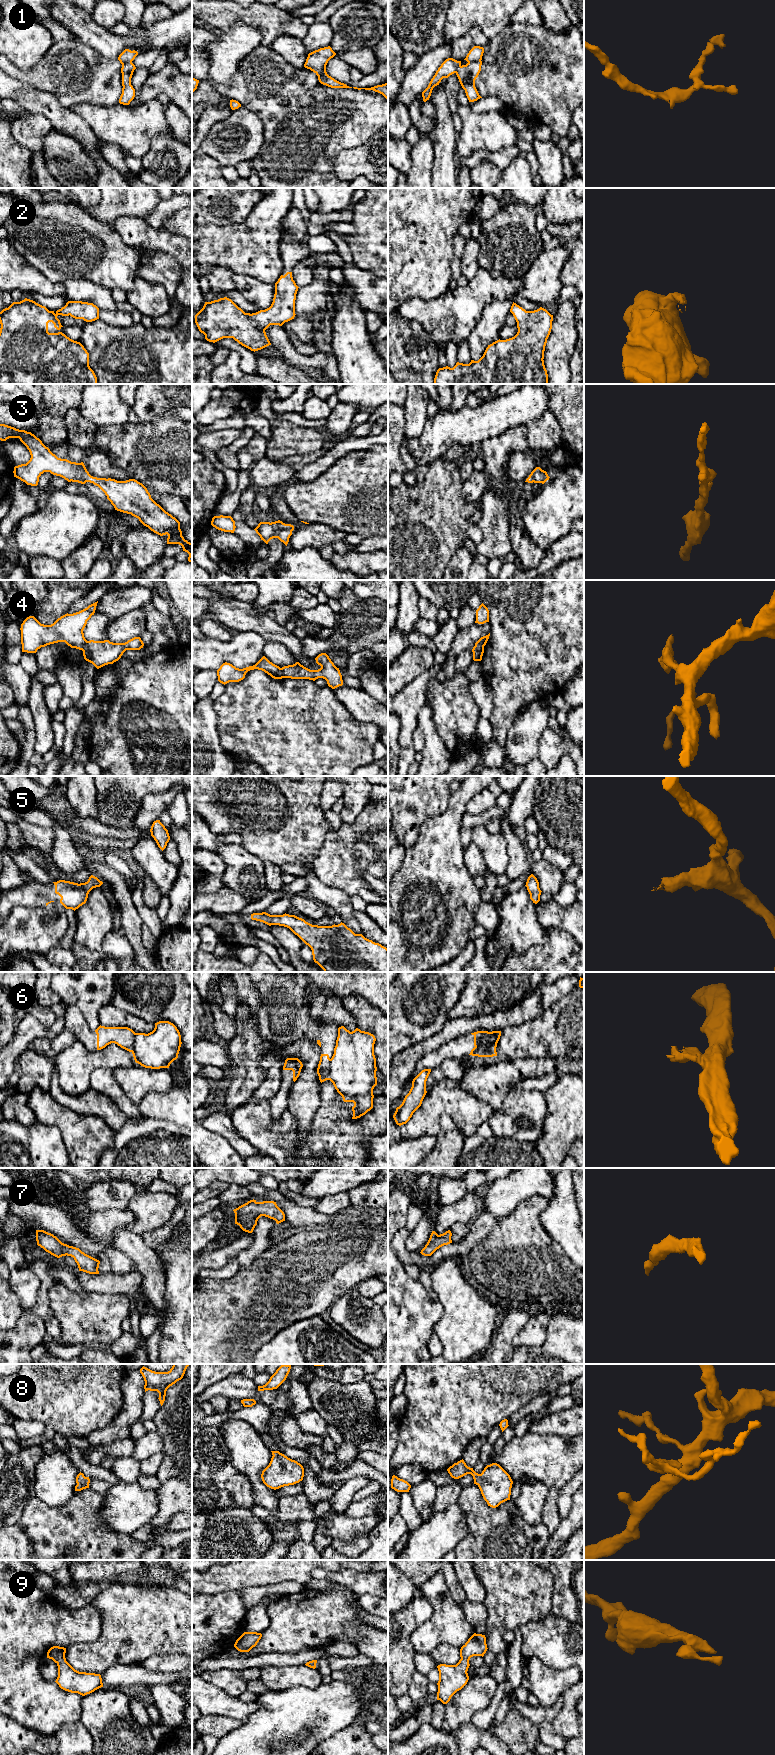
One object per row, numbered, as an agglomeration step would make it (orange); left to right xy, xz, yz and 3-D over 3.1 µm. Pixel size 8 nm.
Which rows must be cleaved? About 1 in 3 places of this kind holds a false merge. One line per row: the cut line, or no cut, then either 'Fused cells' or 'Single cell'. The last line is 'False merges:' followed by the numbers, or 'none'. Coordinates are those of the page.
1: No split. Single cell
2: No split. Single cell
3: No split. Single cell
4: Split along xz (280, 668), (284, 677). Fused cells
5: No split. Single cell
6: Split along yz (500, 1032), (492, 1035), (484, 1050), (475, 1055). Fused cells
7: No split. Single cell
8: No split. Single cell
9: No split. Single cell
False merges: 4, 6

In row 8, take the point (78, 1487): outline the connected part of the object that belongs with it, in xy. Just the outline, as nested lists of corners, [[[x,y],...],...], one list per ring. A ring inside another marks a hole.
[[[79,1473],[76,1477],[75,1491],[81,1491],[83,1489],[89,1488],[90,1479],[85,1477],[83,1473]]]

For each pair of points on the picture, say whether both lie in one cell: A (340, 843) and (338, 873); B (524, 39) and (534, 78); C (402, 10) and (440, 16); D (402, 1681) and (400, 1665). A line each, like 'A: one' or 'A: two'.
A: one
B: one
C: one
D: one

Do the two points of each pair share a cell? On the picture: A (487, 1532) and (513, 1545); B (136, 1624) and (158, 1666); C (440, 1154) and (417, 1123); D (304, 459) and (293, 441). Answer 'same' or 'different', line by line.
A: same
B: different
C: different
D: different

